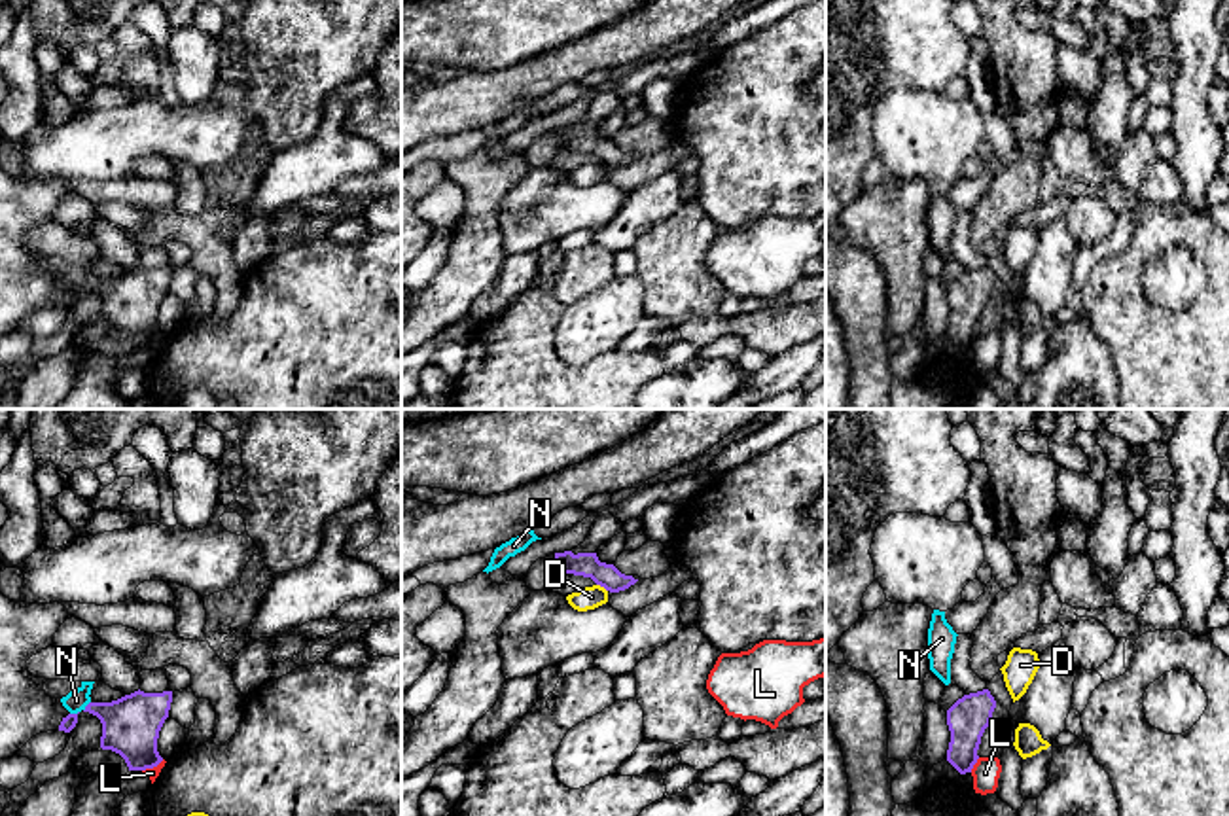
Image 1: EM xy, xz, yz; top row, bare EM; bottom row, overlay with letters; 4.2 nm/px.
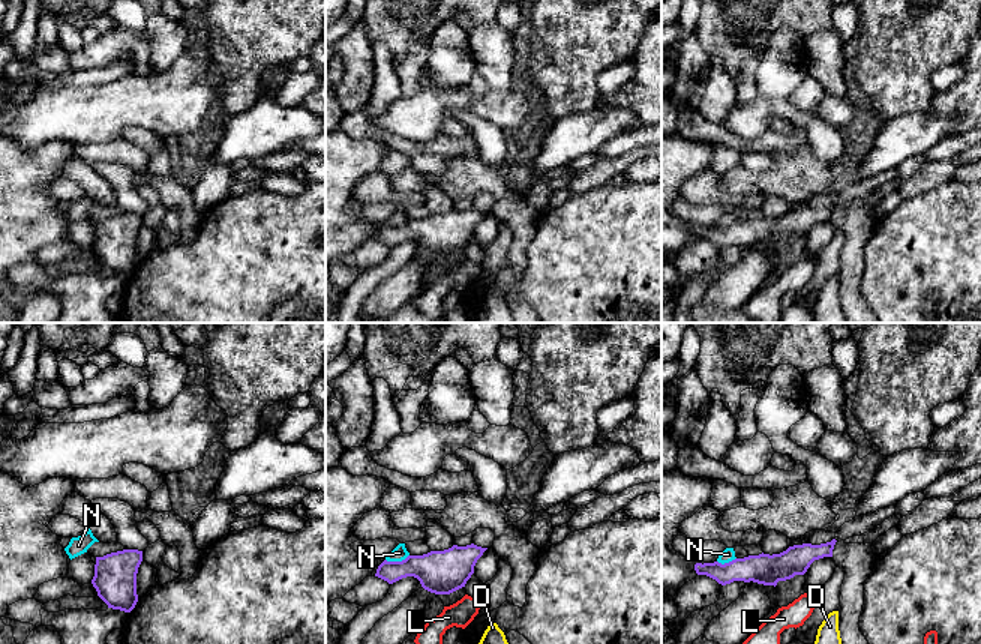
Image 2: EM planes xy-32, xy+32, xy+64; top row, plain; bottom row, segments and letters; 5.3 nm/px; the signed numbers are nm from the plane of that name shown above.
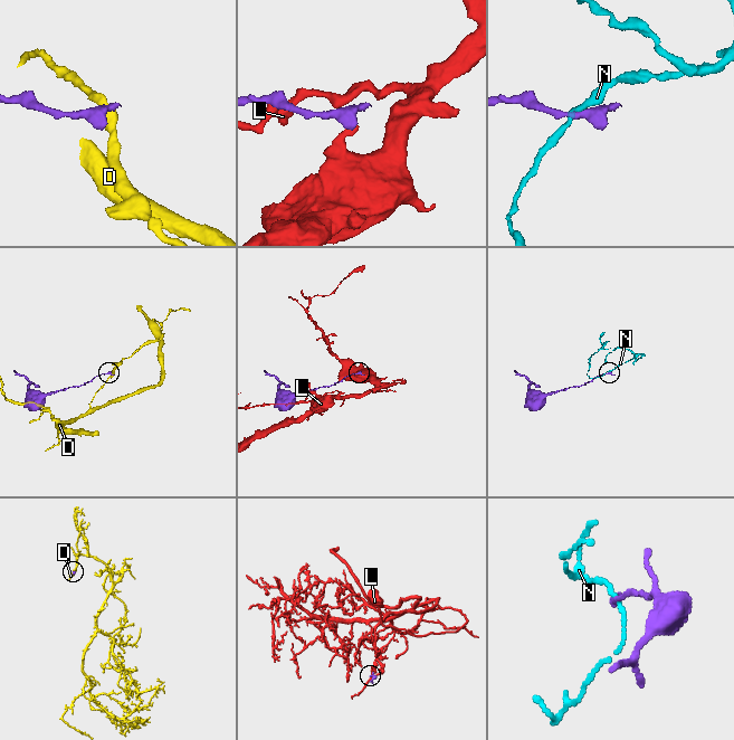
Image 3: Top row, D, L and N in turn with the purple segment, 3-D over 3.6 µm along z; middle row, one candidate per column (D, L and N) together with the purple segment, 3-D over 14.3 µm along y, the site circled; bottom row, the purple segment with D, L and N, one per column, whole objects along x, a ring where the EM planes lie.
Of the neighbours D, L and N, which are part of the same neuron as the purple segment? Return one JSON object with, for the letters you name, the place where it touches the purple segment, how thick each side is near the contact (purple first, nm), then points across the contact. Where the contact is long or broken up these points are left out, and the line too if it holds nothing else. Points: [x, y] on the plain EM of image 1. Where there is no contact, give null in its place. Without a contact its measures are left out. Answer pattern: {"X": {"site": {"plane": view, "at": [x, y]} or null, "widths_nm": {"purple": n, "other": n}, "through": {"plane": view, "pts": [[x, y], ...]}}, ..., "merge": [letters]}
{"merge": []}

